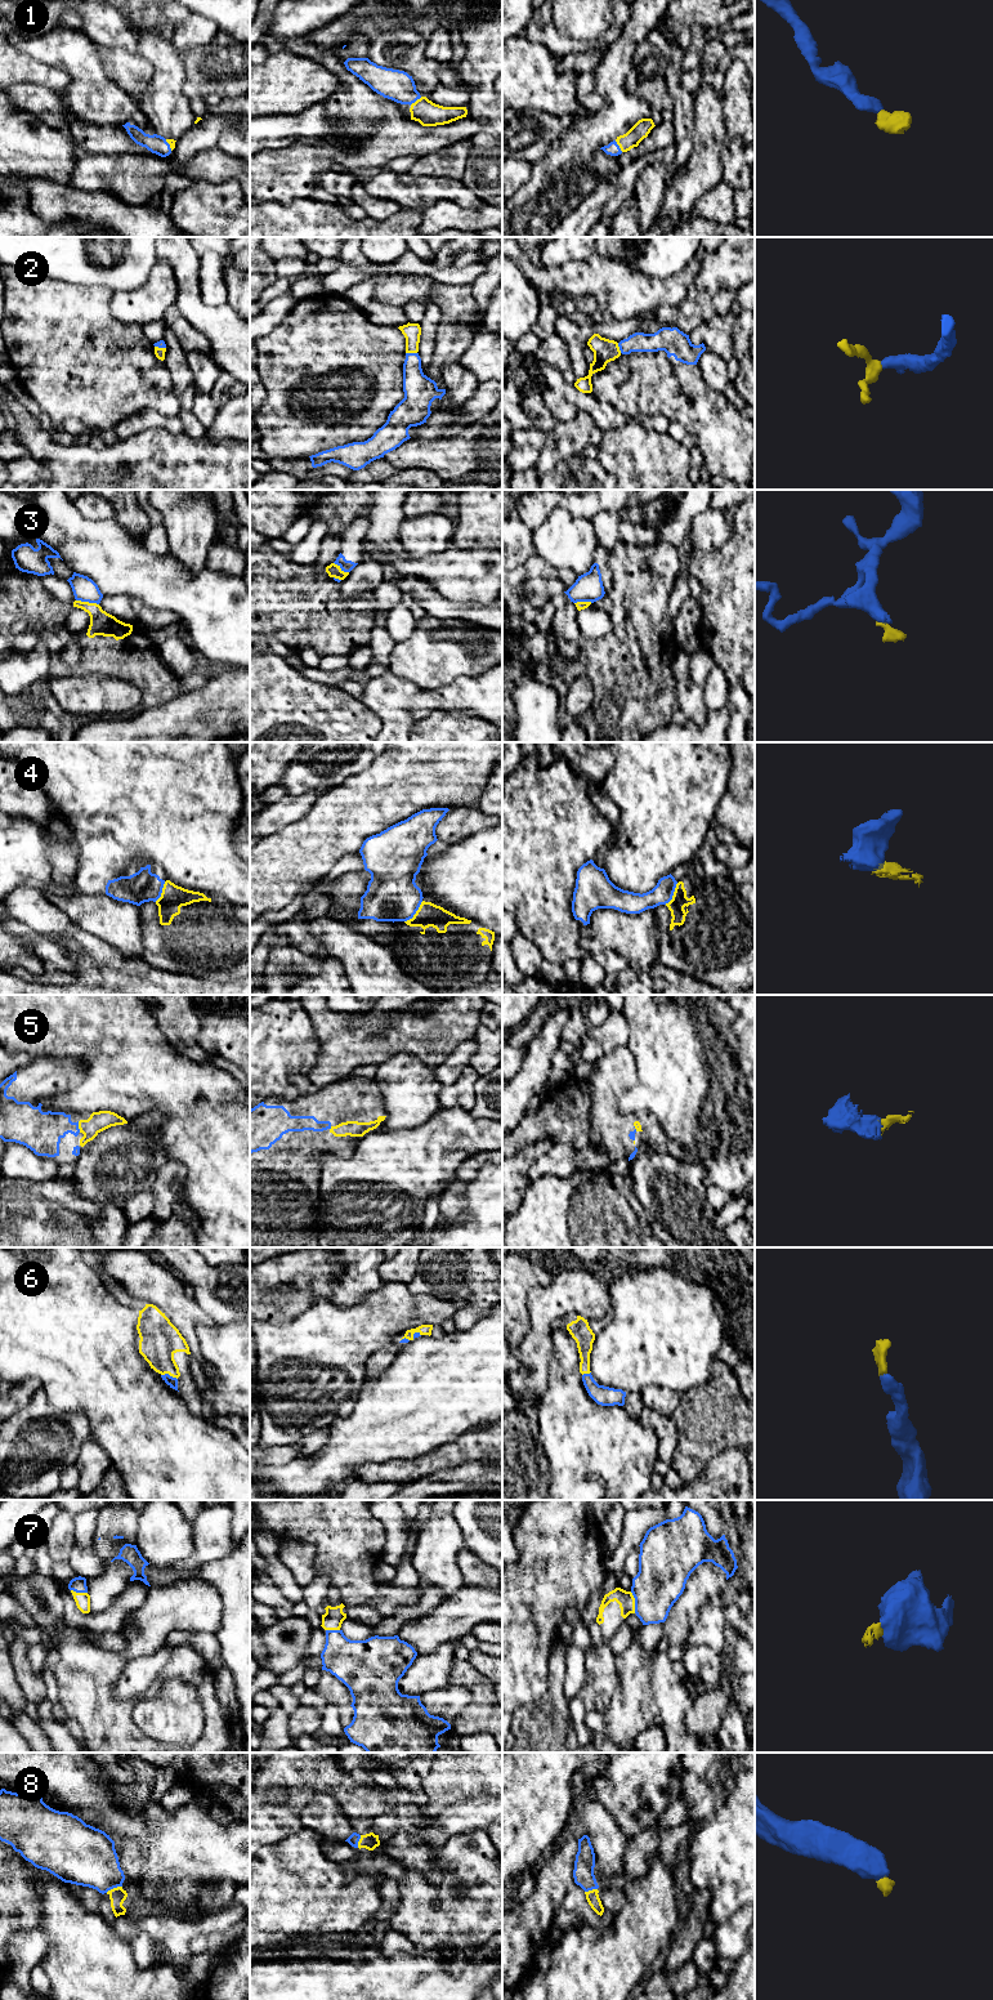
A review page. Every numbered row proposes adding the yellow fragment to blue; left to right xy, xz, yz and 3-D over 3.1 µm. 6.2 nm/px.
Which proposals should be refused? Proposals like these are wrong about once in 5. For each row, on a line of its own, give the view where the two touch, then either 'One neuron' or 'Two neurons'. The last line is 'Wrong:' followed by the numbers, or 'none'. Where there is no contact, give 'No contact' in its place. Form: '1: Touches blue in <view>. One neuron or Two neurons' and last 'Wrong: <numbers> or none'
1: Touches blue in xz. One neuron
2: Touches blue in xz. One neuron
3: Touches blue in xy. Two neurons
4: Touches blue in xz. Two neurons
5: Touches blue in xy. One neuron
6: Touches blue in xy. One neuron
7: Touches blue in yz. One neuron
8: Touches blue in xy. One neuron
Wrong: 3, 4

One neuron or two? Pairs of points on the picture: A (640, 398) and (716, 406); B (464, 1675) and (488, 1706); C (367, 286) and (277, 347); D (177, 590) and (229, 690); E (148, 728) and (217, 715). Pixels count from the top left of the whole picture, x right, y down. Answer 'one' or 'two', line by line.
A: one
B: one
C: two
D: two
E: one

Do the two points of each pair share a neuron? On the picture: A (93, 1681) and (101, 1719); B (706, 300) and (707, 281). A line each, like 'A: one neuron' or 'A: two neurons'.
A: one neuron
B: one neuron

